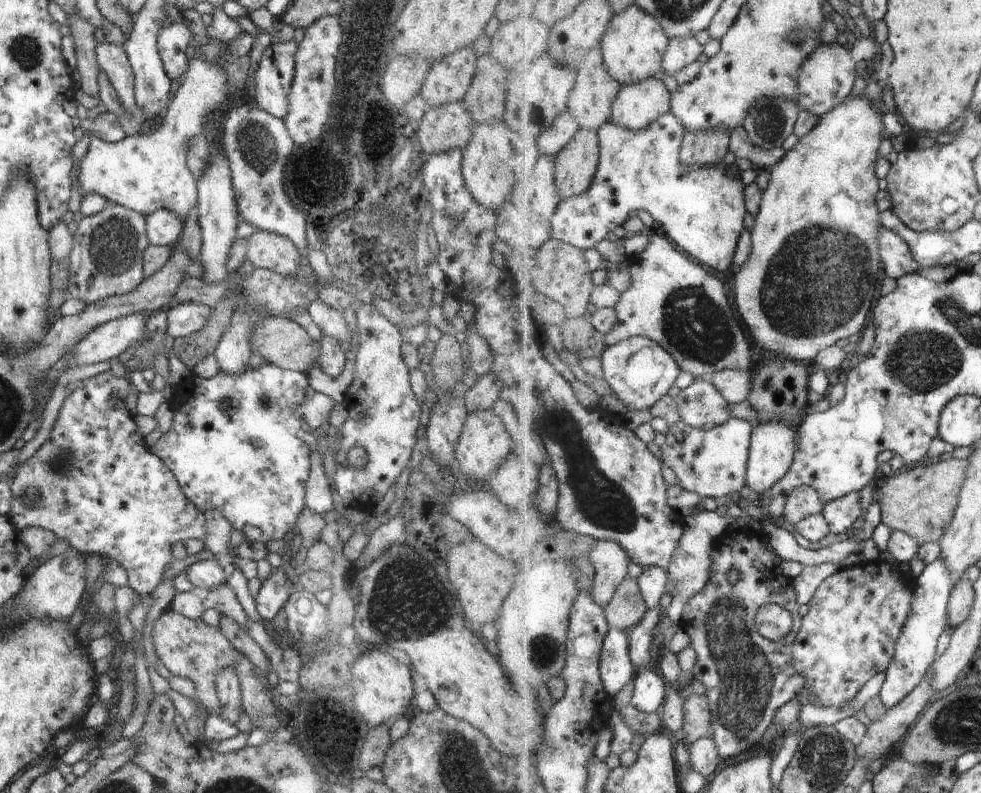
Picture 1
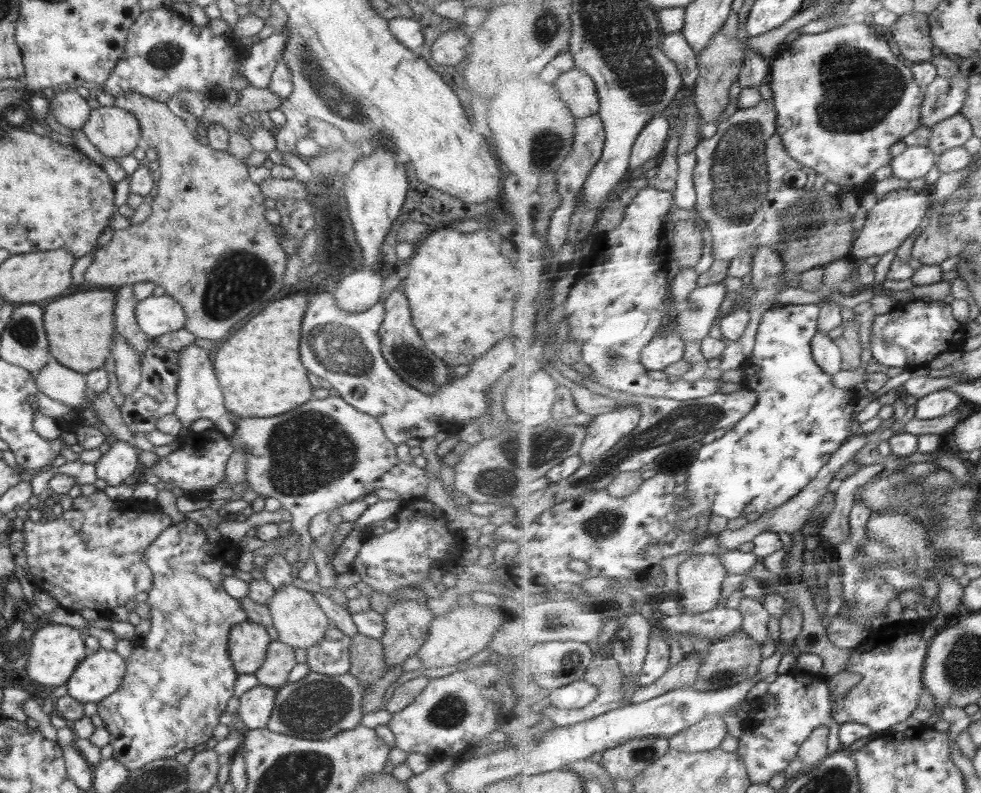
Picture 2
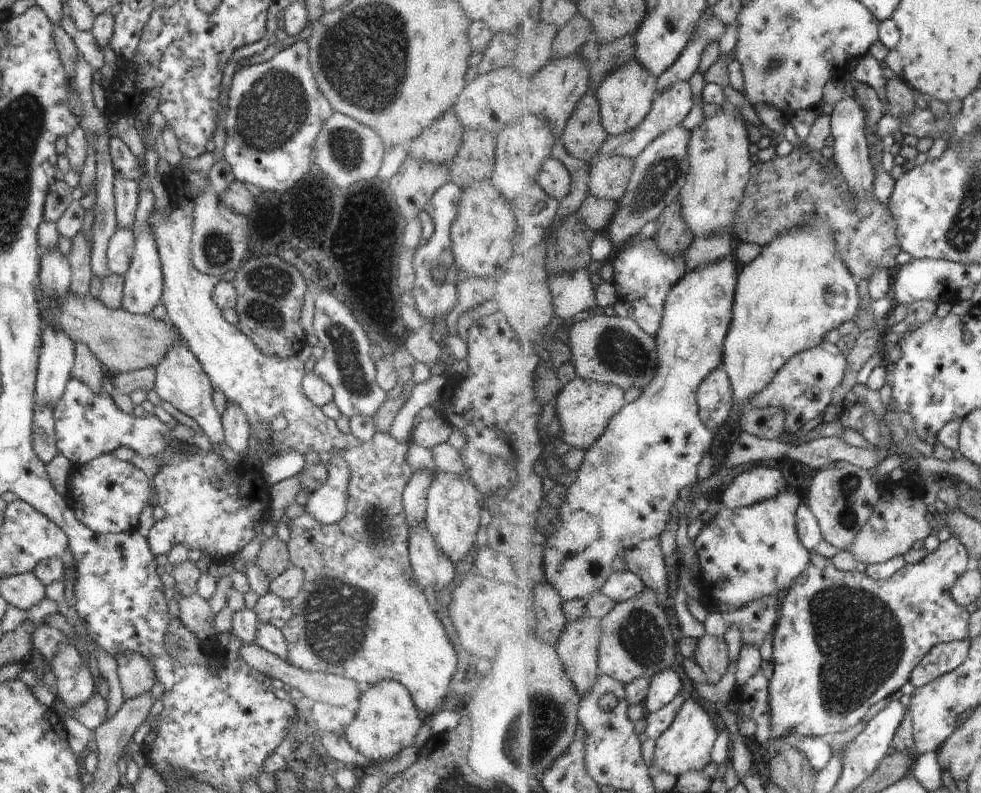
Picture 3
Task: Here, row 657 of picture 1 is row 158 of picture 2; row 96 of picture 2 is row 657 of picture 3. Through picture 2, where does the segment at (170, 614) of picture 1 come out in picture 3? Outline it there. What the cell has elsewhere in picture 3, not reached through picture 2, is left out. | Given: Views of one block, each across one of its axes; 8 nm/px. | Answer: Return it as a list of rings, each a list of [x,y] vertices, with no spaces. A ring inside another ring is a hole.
[[[122,651],[116,659],[124,699],[140,696],[156,684],[153,664],[140,653]]]

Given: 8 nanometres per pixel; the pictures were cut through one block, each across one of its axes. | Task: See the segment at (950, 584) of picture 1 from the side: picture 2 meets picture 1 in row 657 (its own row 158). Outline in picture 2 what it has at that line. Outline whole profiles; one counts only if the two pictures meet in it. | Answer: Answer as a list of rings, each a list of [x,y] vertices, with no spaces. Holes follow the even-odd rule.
[[[928,145],[907,146],[903,153],[895,156],[891,164],[893,175],[908,180],[926,177],[935,167],[938,158]]]

